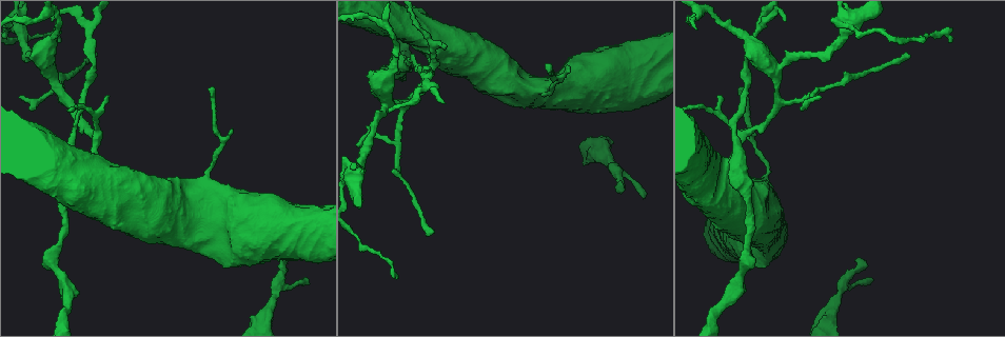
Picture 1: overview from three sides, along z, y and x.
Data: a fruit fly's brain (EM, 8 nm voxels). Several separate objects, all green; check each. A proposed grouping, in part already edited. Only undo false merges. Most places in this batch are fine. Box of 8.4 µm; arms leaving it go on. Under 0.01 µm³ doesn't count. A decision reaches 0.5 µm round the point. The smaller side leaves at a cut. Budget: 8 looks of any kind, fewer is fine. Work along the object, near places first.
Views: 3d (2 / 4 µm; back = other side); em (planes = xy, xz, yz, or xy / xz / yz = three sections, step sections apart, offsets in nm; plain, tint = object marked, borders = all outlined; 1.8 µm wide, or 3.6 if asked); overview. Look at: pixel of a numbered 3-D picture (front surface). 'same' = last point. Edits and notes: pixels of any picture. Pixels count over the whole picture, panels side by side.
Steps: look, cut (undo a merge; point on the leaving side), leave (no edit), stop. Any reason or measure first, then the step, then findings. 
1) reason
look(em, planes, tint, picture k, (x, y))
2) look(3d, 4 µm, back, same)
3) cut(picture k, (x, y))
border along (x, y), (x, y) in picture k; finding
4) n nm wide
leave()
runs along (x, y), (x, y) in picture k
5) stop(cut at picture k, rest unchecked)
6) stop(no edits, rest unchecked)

a fork
look(3d, 2 µm, back, picture 1, (66, 102))

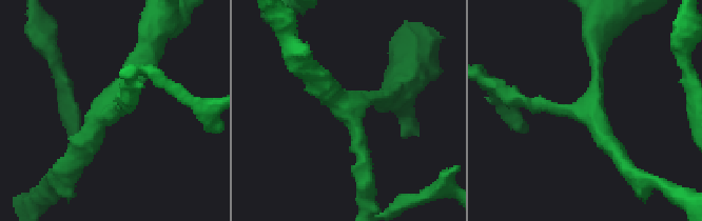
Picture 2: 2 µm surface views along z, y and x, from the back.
3 arms; now the EM
look(em, 3.6 µm, planes, tint, picture 2, (343, 102))

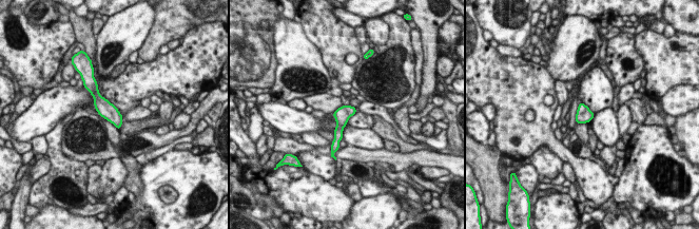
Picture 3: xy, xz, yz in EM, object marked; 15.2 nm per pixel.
240 nm wide
leave()
runs along (92, 89), (118, 125) in picture 3; all the same cell

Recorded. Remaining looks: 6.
thick turns thin
look(em, 3.6 µm, planes, tint, picture 1, (214, 202))

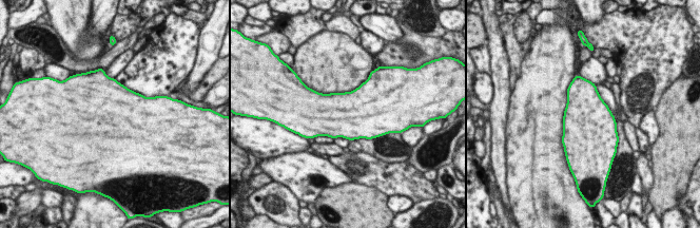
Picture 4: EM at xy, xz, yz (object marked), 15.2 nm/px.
leave()
one cell here

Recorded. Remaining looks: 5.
three-way junction
look(em, planes, plain, picture 1, (425, 83))

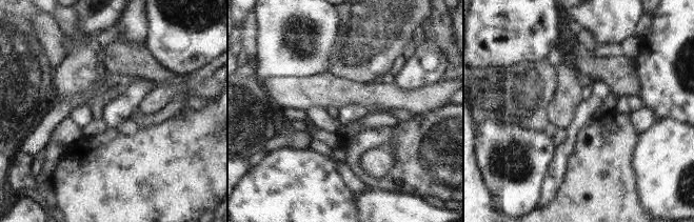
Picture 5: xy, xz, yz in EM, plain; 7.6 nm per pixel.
look(em, planes, tint, same)

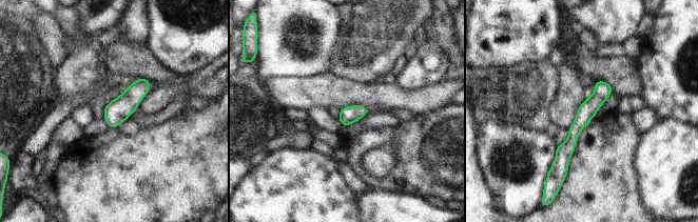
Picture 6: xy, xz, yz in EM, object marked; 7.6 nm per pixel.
leave()
runs along (603, 83), (574, 130), (561, 172) in picture 6; one cell here

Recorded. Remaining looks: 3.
stop(no edits, rest unchecked)

